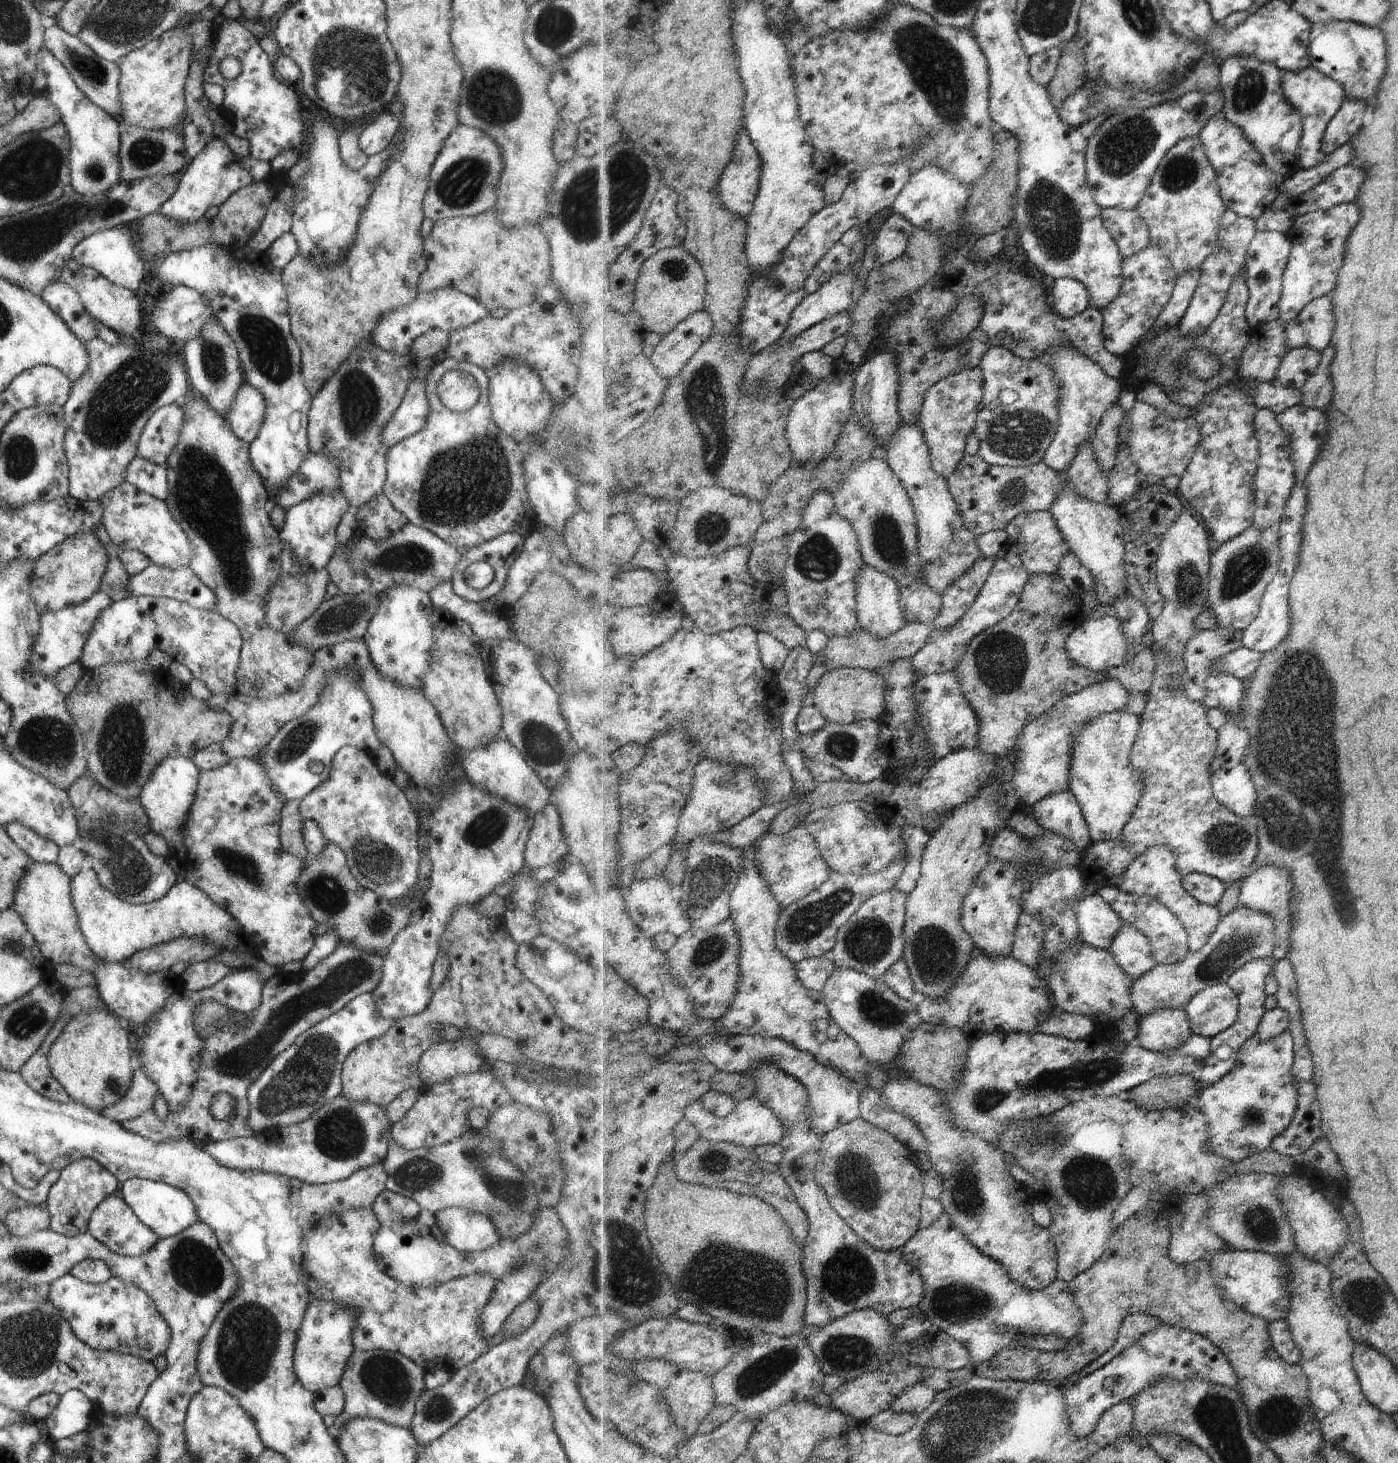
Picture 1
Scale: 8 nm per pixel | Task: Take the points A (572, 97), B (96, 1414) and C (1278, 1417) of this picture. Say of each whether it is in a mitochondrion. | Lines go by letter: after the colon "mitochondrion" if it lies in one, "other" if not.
A: other
B: other
C: mitochondrion

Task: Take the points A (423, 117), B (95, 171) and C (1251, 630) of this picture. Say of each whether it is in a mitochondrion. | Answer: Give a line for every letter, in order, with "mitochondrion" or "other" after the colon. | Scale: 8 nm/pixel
A: other
B: mitochondrion
C: other

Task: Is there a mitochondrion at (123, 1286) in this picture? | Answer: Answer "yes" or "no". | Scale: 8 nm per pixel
no

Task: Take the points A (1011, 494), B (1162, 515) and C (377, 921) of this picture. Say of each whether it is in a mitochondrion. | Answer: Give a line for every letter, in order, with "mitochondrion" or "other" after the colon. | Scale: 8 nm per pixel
A: mitochondrion
B: other
C: mitochondrion

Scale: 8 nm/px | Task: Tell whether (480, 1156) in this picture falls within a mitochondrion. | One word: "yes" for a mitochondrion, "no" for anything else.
yes

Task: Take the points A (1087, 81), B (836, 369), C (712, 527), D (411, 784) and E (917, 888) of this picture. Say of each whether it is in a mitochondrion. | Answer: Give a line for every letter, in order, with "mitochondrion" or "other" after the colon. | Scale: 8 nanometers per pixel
A: other
B: other
C: mitochondrion
D: other
E: other

